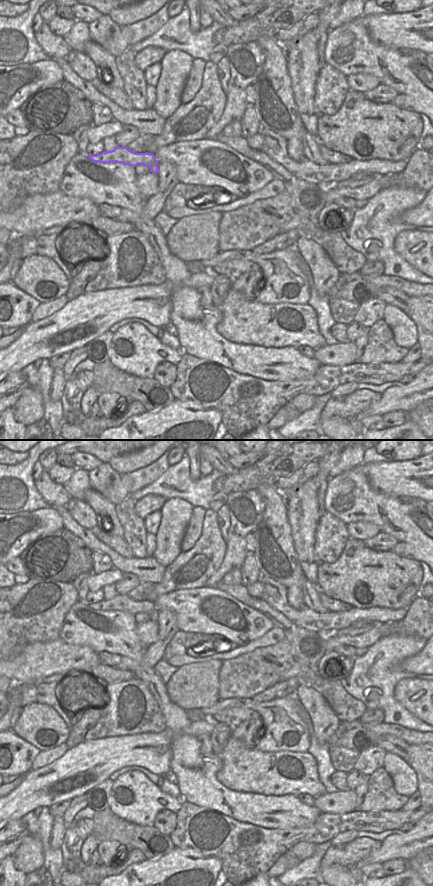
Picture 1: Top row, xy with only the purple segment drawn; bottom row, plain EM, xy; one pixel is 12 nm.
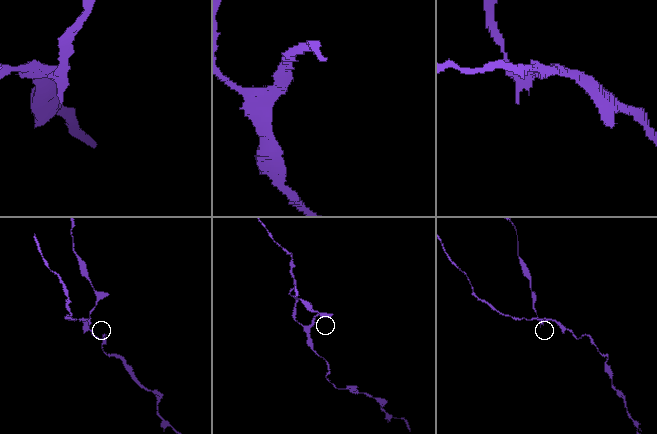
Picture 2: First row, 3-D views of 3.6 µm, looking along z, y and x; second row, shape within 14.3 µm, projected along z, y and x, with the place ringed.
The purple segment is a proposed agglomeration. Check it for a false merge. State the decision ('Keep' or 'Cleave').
Cleave.

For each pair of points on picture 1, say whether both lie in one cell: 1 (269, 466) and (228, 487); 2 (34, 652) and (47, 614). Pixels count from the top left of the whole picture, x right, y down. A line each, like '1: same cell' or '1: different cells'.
1: same cell
2: different cells

